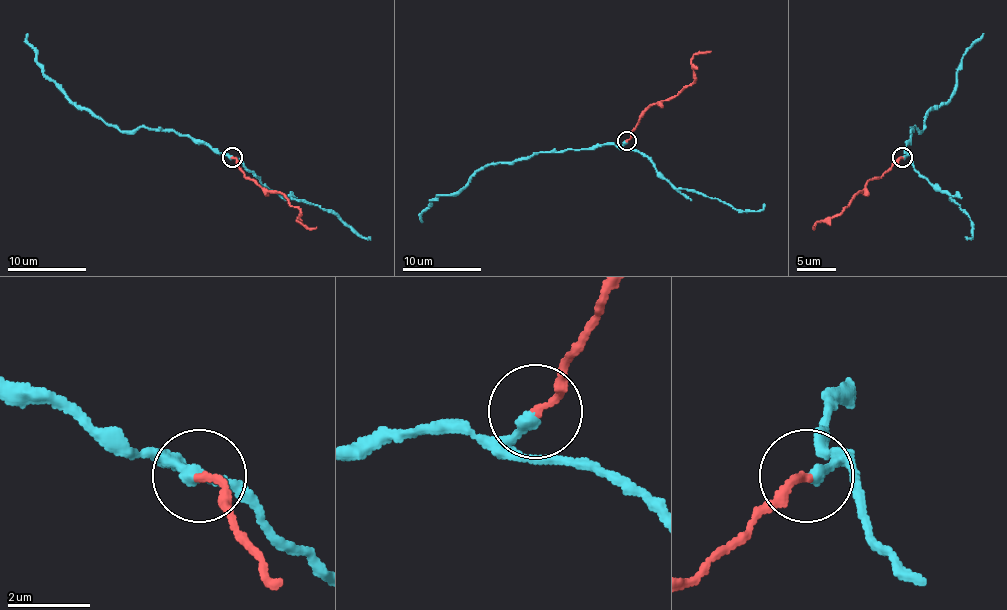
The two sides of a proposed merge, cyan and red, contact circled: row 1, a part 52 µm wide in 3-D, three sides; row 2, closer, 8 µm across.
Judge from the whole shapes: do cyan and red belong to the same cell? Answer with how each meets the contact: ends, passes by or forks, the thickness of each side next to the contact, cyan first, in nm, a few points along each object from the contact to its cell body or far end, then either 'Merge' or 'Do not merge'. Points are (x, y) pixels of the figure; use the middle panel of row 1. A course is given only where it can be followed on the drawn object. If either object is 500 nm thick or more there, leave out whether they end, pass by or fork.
At the ring cyan ends. At the ring red ends. Thickness 280 nm (cyan) against 180 nm. Course of cyan: (627, 140), (621, 146), (535, 152), (485, 165), (464, 189), (430, 201), (421, 215), (423, 222). Course of red: (627, 140), (637, 122), (654, 103), (674, 97), (694, 81), (692, 59), (696, 54), (711, 52). Merge

